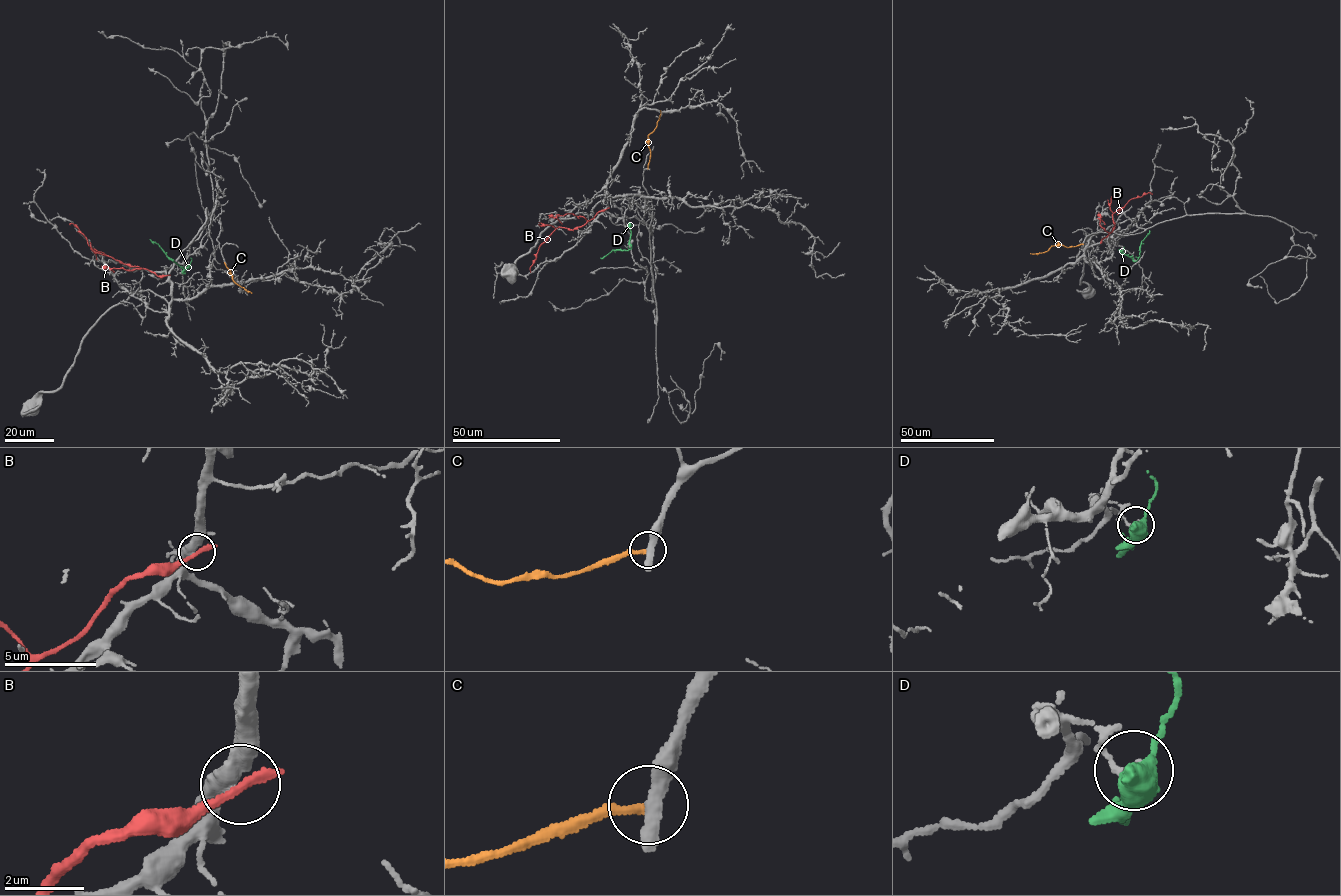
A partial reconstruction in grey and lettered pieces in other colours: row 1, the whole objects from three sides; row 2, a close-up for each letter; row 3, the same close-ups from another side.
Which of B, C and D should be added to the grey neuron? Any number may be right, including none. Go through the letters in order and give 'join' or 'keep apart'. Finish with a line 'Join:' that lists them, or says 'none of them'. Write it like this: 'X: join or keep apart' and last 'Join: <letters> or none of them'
B: keep apart
C: keep apart
D: keep apart
Join: none of them

